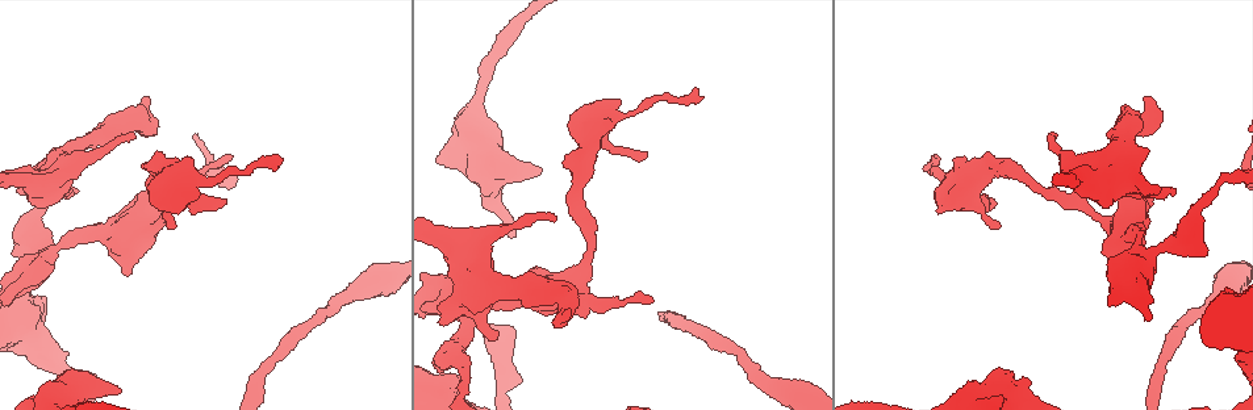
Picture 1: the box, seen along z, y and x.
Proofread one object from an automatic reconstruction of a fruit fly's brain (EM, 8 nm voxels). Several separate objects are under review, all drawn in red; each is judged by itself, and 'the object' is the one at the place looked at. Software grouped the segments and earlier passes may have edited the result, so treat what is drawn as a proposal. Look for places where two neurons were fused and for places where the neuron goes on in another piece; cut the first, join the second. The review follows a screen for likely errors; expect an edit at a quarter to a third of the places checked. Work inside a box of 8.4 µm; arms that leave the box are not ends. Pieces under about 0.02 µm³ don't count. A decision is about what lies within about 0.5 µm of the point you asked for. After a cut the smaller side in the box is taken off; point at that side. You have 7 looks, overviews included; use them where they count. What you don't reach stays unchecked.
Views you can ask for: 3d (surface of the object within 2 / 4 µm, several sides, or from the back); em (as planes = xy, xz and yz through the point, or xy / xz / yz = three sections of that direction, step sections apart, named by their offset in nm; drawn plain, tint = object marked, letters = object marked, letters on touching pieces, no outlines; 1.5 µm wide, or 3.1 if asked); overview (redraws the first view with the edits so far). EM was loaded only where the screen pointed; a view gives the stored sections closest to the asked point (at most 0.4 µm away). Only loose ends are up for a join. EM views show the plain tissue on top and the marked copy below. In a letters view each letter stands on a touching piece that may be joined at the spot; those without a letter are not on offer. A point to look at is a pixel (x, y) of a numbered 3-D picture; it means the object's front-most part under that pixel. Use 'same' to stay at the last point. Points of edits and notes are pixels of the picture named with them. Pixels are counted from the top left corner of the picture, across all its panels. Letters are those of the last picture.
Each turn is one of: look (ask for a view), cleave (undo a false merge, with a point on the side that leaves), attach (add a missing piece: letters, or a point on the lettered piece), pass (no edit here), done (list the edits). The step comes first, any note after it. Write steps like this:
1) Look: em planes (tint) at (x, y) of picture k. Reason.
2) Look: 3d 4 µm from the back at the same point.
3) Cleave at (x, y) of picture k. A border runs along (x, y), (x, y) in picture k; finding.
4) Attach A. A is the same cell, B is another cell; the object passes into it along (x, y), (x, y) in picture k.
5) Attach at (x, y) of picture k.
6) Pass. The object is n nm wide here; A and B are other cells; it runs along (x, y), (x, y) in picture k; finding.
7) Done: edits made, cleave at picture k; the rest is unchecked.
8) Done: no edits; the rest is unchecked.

Look: em xz step 8 (tint) at (1055, 136) of picture 1. Branch stops here.

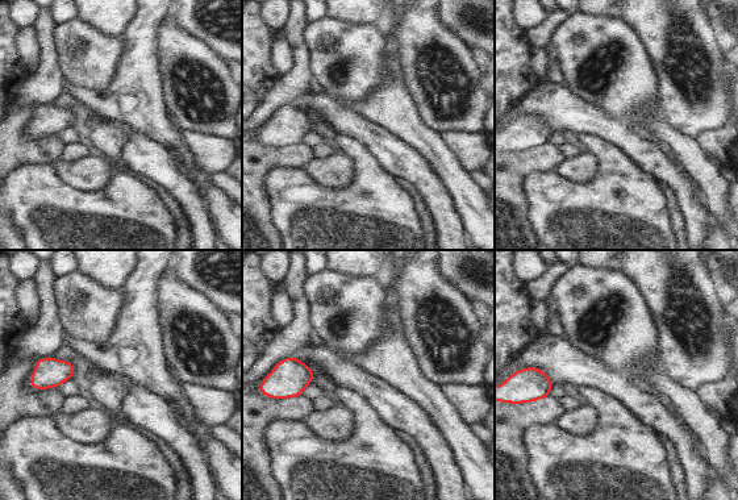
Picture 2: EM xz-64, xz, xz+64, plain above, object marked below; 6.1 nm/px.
Look: em planes (letters) at the same point.

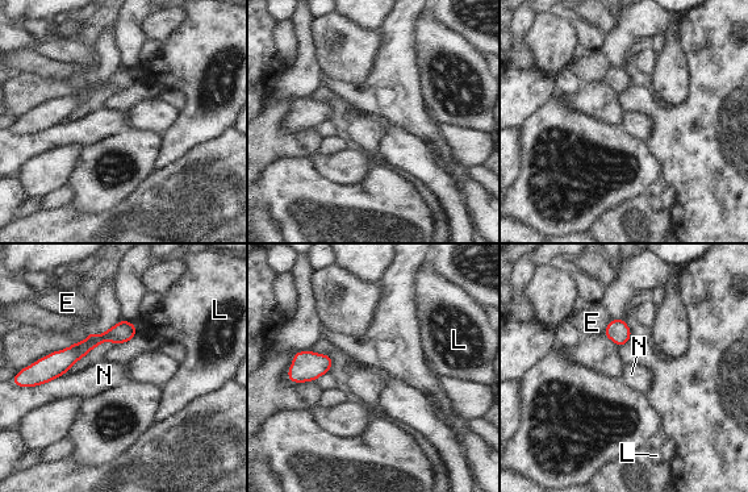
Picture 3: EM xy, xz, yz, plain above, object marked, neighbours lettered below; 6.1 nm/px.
Pass. The object is 130 nm wide here; E, L and N are other cells; it runs along (130, 325), (91, 341), (54, 371) in picture 3; none of them fits.

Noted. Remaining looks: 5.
Look: 3d 2 µm at (645, 154) of picture 1. Free end.

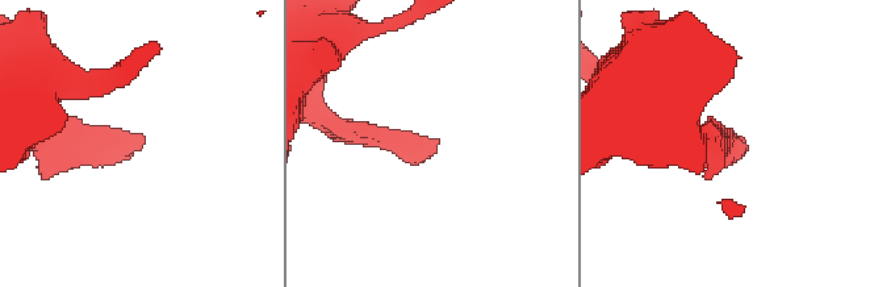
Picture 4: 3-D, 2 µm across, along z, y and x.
Look: em xz step 4 (tint) at (723, 134) of picture 4.

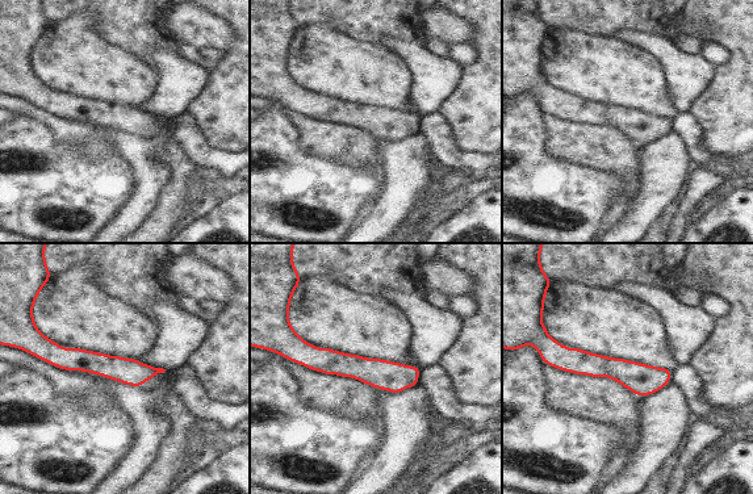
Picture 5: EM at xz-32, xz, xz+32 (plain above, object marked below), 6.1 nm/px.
Look: em xz step 4 (letters) at the same point.

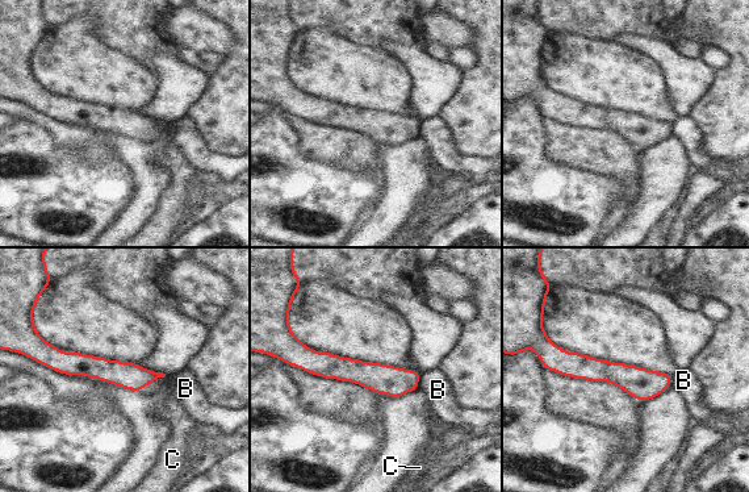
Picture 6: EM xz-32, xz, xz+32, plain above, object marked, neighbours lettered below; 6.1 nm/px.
Pass. The object is 160 nm wide here; B and C are other cells; none of them fits.

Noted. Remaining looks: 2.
Look: em planes (tint) at (495, 336) of picture 1. Free end.

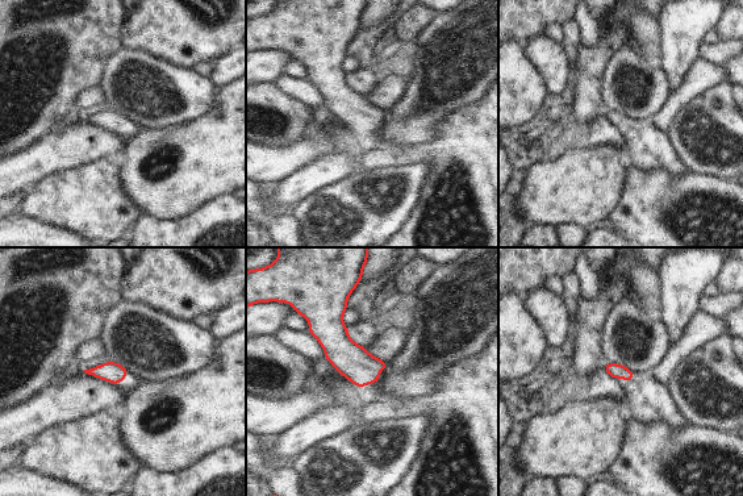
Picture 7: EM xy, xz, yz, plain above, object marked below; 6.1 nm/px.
Look: em planes (letters) at the same point.

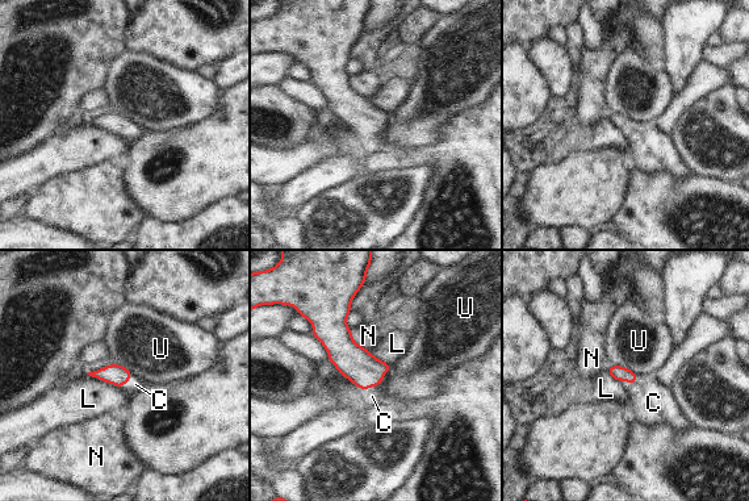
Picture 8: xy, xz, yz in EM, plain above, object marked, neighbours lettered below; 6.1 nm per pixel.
Attach C. C is the same cell, L, N and U are other cells; the neuron continues.

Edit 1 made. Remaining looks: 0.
Done: edits made, attach at picture 8; the rest is unchecked.

